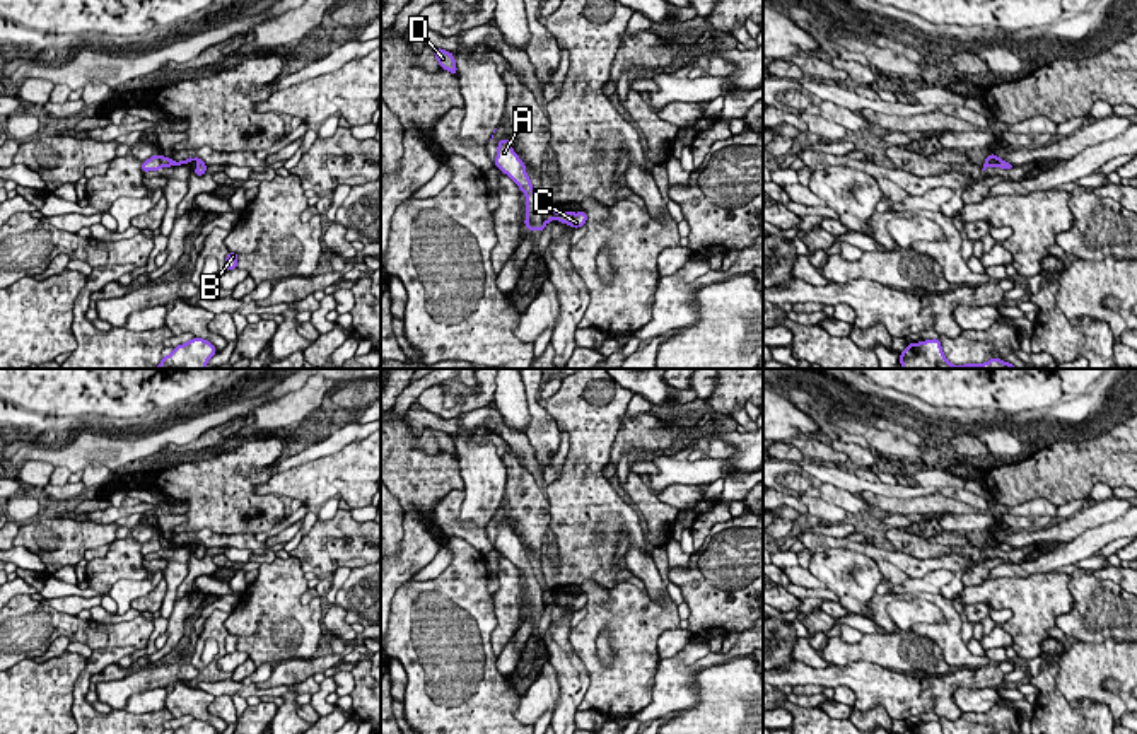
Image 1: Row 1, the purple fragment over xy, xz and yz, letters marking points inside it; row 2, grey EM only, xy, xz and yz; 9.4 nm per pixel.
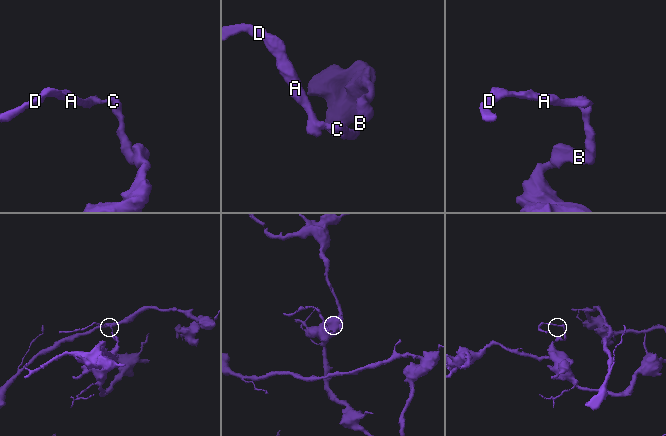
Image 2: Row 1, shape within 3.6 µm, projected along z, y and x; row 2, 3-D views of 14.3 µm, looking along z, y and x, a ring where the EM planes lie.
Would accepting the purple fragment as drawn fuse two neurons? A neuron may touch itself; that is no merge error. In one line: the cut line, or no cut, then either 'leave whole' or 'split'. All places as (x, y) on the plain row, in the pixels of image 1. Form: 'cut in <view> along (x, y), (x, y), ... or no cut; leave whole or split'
cut in xz along (542, 591), (545, 606); split

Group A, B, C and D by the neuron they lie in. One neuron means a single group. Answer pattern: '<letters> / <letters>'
A D / B C

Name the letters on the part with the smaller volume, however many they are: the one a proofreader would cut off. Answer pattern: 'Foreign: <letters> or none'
Foreign: A, D

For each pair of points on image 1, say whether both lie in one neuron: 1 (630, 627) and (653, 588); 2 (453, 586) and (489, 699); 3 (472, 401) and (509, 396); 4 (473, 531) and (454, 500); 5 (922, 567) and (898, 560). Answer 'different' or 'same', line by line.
1: different
2: same
3: different
4: same
5: same

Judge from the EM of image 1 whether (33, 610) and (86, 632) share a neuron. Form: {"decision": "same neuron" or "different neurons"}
{"decision": "same neuron"}

